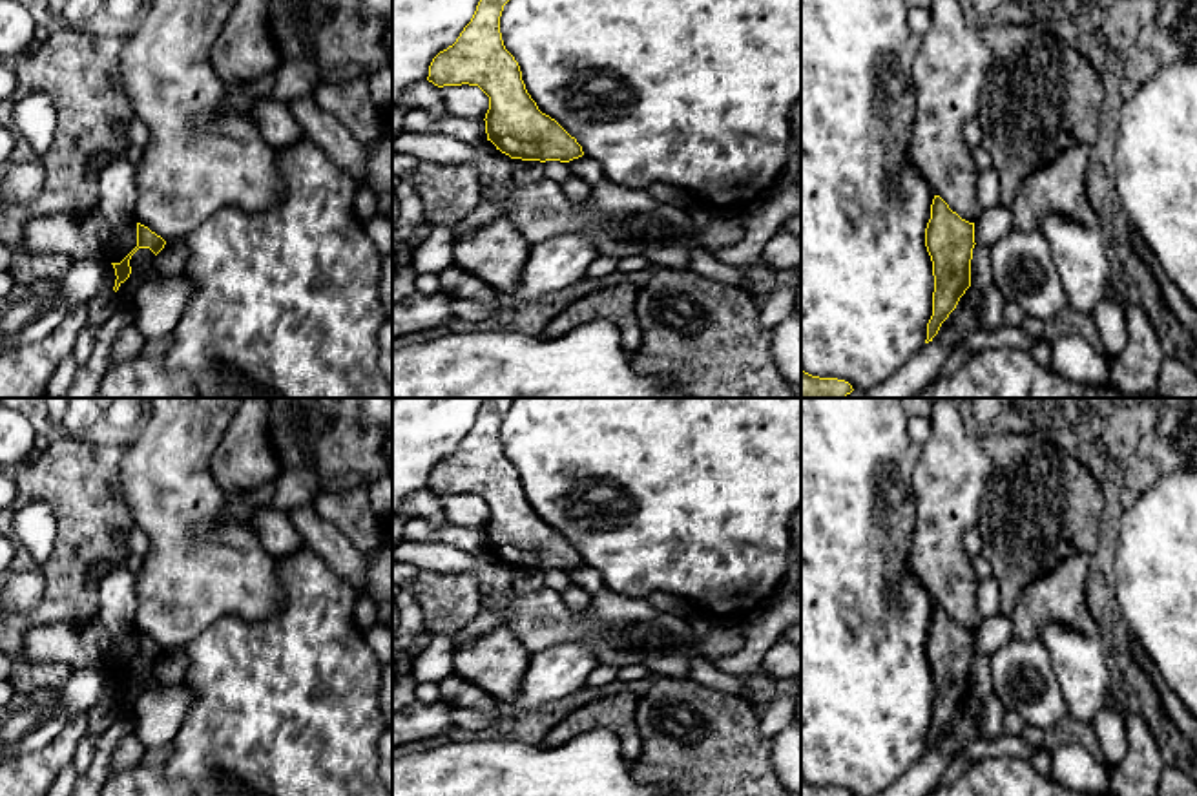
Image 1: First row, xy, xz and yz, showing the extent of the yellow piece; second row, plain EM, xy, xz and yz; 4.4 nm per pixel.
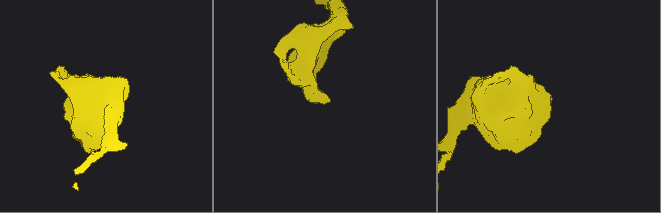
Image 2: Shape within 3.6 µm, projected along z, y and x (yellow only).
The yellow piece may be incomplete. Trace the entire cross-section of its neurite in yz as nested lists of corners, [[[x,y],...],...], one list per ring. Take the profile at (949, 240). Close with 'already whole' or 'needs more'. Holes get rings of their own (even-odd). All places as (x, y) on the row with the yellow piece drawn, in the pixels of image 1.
[[[934,195],[925,228],[925,246],[934,276],[932,316],[927,323],[925,343],[932,341],[942,323],[971,287],[974,245],[974,223],[962,219],[940,195]]]; already whole

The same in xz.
[[[480,0],[471,22],[453,46],[440,51],[431,66],[427,80],[443,86],[478,86],[489,97],[485,133],[496,150],[511,159],[569,162],[584,155],[582,146],[555,119],[542,113],[526,89],[522,71],[515,57],[505,49],[500,33],[500,16],[509,0]]]; already whole

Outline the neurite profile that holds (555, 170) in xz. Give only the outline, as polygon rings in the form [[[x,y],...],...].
[[[546,161],[544,173],[546,173],[546,179],[551,179],[558,184],[564,184],[571,177],[571,170],[567,162],[560,162],[560,161]]]

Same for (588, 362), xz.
[[[591,319],[558,338],[520,330],[453,332],[429,343],[392,351],[392,398],[690,398],[679,385],[633,369],[620,330],[608,319]]]

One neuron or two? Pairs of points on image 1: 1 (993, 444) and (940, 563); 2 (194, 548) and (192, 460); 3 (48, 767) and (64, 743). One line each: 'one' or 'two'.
1: two
2: one
3: one

